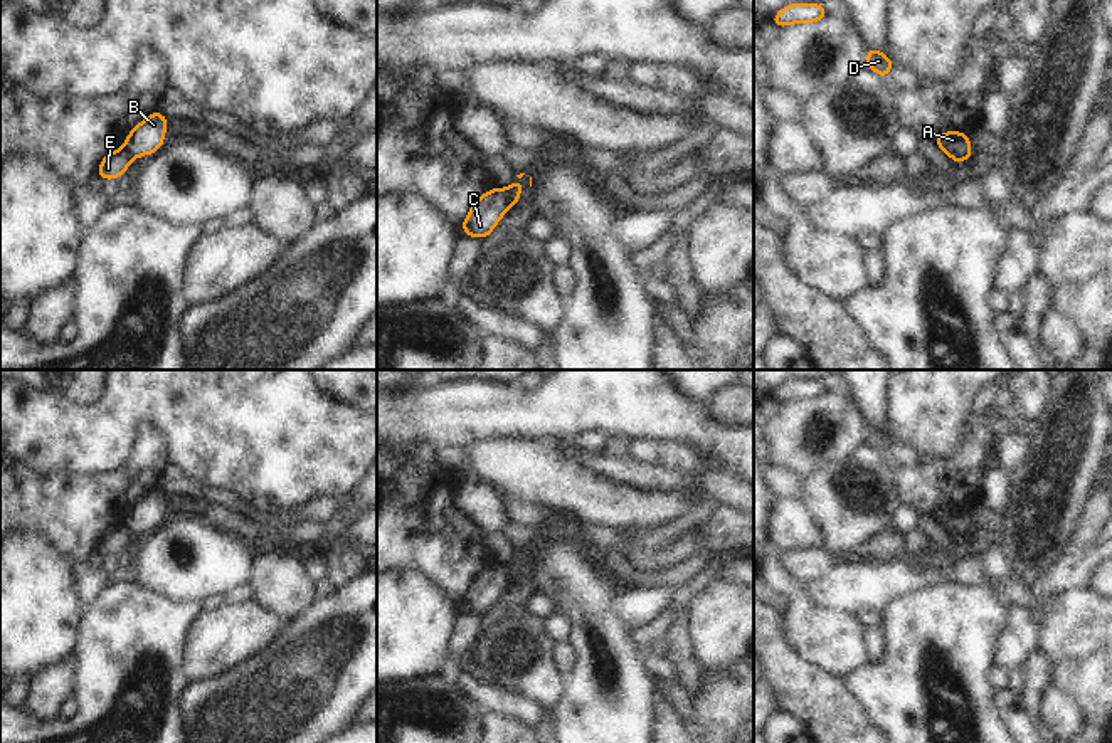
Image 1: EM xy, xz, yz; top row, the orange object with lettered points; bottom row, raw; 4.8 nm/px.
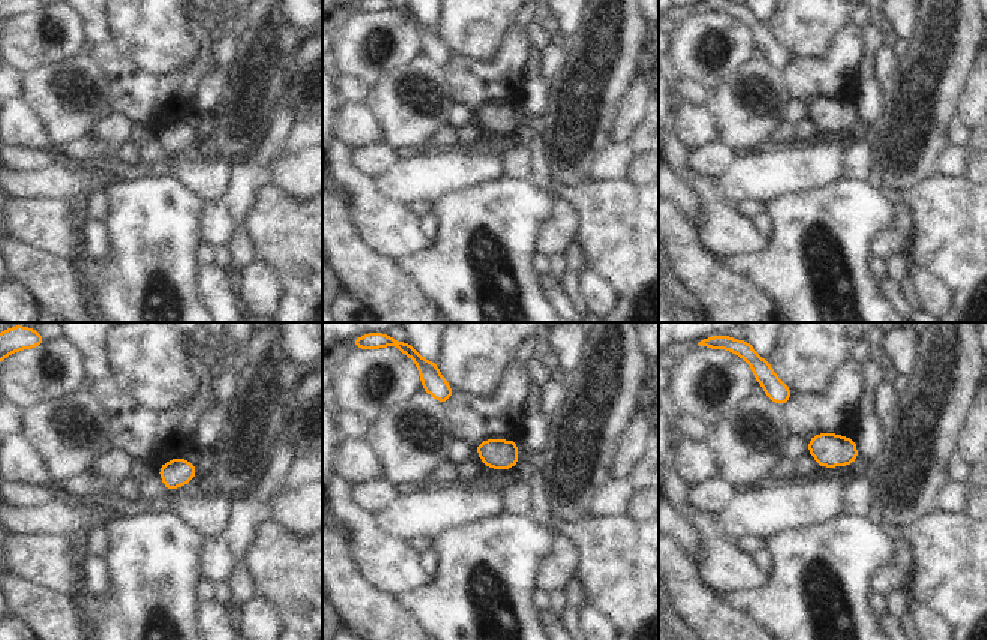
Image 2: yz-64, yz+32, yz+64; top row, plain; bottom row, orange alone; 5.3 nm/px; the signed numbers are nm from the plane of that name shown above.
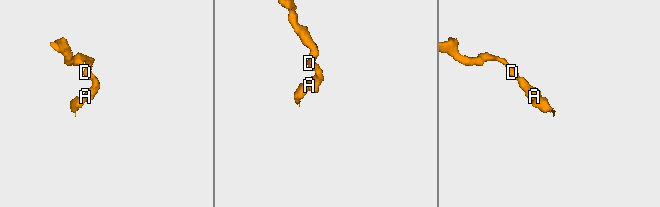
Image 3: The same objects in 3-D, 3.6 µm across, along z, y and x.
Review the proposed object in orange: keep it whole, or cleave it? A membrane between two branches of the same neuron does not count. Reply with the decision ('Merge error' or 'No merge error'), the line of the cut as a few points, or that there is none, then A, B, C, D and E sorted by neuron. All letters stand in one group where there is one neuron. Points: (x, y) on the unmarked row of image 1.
Merge error. Split along xz (503, 567), (508, 582). Groups: A B D / C E

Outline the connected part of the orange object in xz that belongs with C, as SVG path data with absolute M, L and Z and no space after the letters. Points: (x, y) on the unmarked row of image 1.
M495 563L479 572L463 597L461 610L469 610L474 615L491 612L501 593L508 588L506 568Z

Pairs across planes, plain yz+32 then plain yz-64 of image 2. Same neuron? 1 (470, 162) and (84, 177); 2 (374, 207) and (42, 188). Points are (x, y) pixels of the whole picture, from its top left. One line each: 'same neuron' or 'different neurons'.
1: same neuron
2: different neurons

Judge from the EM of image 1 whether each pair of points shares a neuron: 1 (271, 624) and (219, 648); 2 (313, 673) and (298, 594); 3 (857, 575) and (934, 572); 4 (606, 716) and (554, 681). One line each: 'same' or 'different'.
1: same
2: different
3: same
4: different

